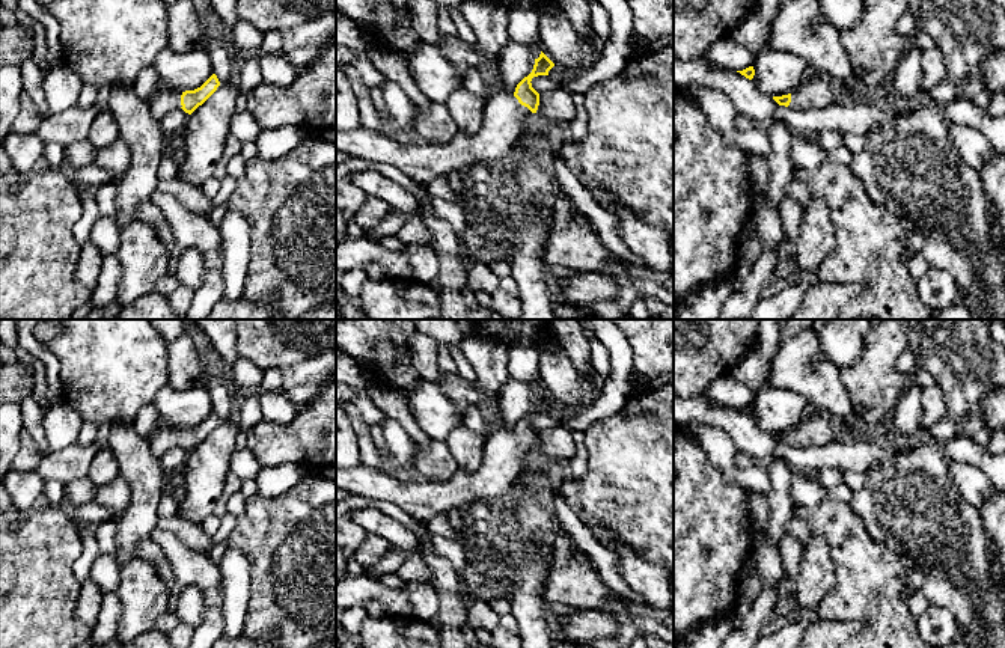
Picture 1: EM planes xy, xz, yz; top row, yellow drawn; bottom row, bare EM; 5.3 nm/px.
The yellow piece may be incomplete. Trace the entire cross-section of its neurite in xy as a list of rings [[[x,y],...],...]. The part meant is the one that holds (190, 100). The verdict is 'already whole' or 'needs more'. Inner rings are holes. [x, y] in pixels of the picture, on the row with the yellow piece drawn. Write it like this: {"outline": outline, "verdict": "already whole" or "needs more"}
{"outline": [[[212,74],[200,87],[194,90],[172,90],[160,84],[148,101],[149,112],[154,119],[161,121],[164,115],[172,110],[182,109],[191,115],[199,105],[202,105],[220,86],[215,74]]], "verdict": "needs more"}

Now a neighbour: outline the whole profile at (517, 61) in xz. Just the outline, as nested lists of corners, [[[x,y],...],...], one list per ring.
[[[509,39],[500,54],[499,77],[503,92],[514,95],[517,84],[527,77],[535,65],[535,48]]]

